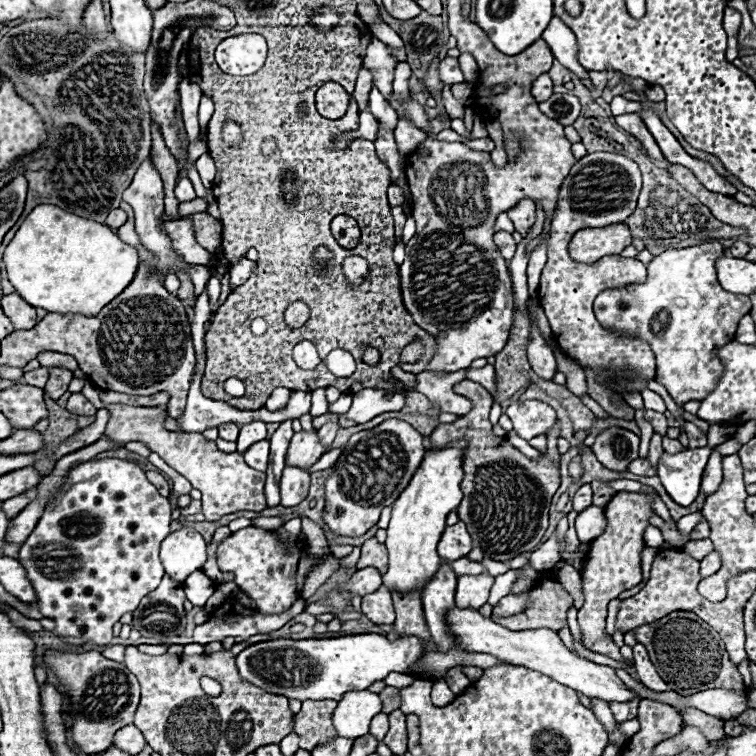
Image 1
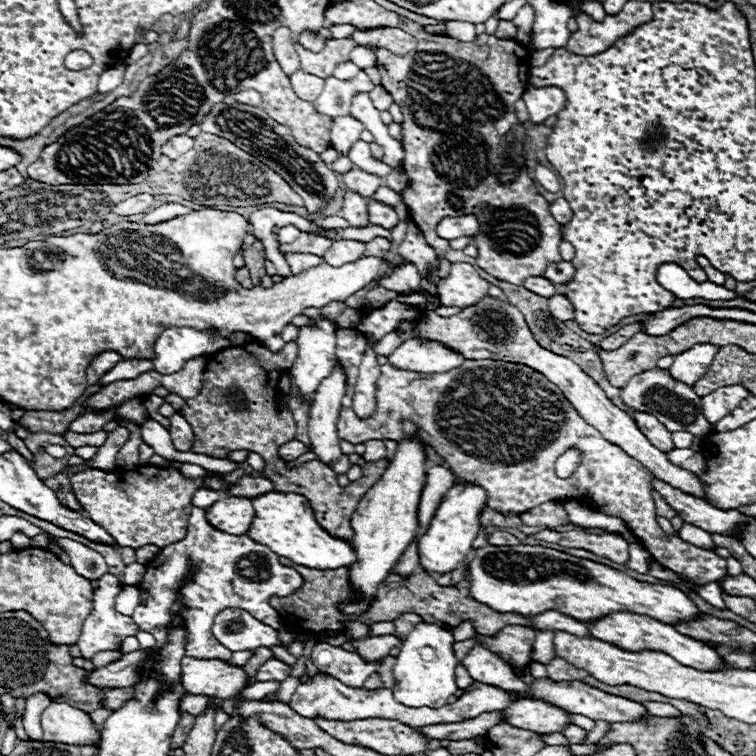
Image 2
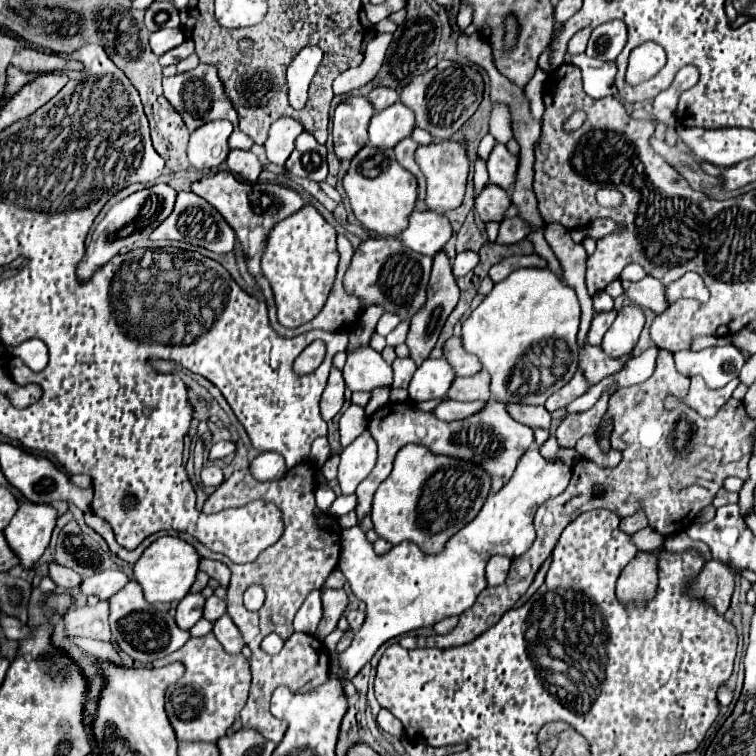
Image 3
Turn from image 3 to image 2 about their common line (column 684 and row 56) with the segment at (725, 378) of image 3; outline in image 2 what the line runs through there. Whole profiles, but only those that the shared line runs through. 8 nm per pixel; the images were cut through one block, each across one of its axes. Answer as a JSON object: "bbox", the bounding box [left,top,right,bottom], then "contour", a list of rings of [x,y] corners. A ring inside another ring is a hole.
{"bbox":[350,46,376,68],"contour":[[[356,46],[352,52],[350,52],[350,60],[354,60],[354,64],[358,64],[360,68],[370,68],[376,64],[376,56],[370,48],[364,48],[364,46]]]}

